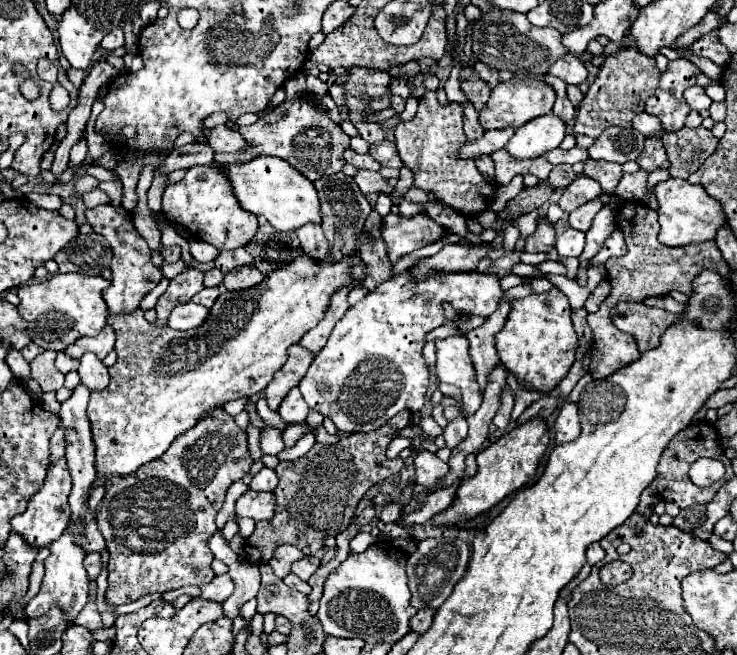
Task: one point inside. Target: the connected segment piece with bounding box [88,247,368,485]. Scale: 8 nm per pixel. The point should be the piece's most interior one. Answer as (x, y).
(164, 381)

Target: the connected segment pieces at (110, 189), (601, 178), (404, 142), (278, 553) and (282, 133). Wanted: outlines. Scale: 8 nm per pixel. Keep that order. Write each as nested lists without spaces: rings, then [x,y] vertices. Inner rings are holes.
[[[108,181],[108,183],[100,183],[98,185],[102,191],[106,191],[108,193],[108,197],[112,199],[110,203],[112,205],[122,205],[122,185],[118,183],[118,181]]]
[[[588,159],[586,165],[584,165],[584,175],[598,181],[602,185],[602,191],[612,195],[614,187],[618,185],[618,181],[622,177],[622,165],[620,163],[610,163],[610,161]]]
[[[426,91],[424,97],[420,97],[414,119],[400,121],[394,129],[394,137],[402,163],[414,175],[414,187],[434,193],[436,201],[450,205],[464,217],[480,215],[492,207],[496,185],[478,171],[474,159],[458,157],[462,145],[466,143],[460,103],[442,105],[436,97],[436,91]]]
[[[280,545],[276,551],[274,551],[274,557],[270,559],[270,567],[274,569],[274,573],[284,579],[288,573],[290,573],[290,565],[292,561],[298,561],[302,557],[300,549],[292,547],[292,545]]]
[[[308,93],[294,101],[284,101],[272,113],[262,115],[254,125],[240,127],[240,133],[246,141],[254,141],[254,147],[248,149],[248,153],[216,153],[214,159],[218,163],[244,163],[256,155],[276,155],[288,161],[310,181],[338,173],[344,167],[342,153],[350,147],[350,137],[342,131],[338,123],[328,117],[328,113],[316,107],[314,95]]]

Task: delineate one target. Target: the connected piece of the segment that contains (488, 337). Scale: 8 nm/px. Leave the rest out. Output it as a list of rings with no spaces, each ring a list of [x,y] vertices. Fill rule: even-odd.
[[[502,297],[496,313],[492,313],[482,327],[466,333],[470,341],[470,359],[476,369],[476,381],[480,385],[480,391],[486,389],[492,369],[500,365],[500,357],[496,355],[496,347],[494,347],[494,335],[502,329],[508,311],[510,311],[510,301]]]

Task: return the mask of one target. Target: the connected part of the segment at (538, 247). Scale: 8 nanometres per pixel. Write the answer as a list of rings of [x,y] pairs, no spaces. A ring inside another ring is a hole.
[[[542,217],[538,219],[536,231],[526,239],[526,251],[528,253],[548,253],[554,249],[554,241],[556,241],[556,229],[546,217]]]

